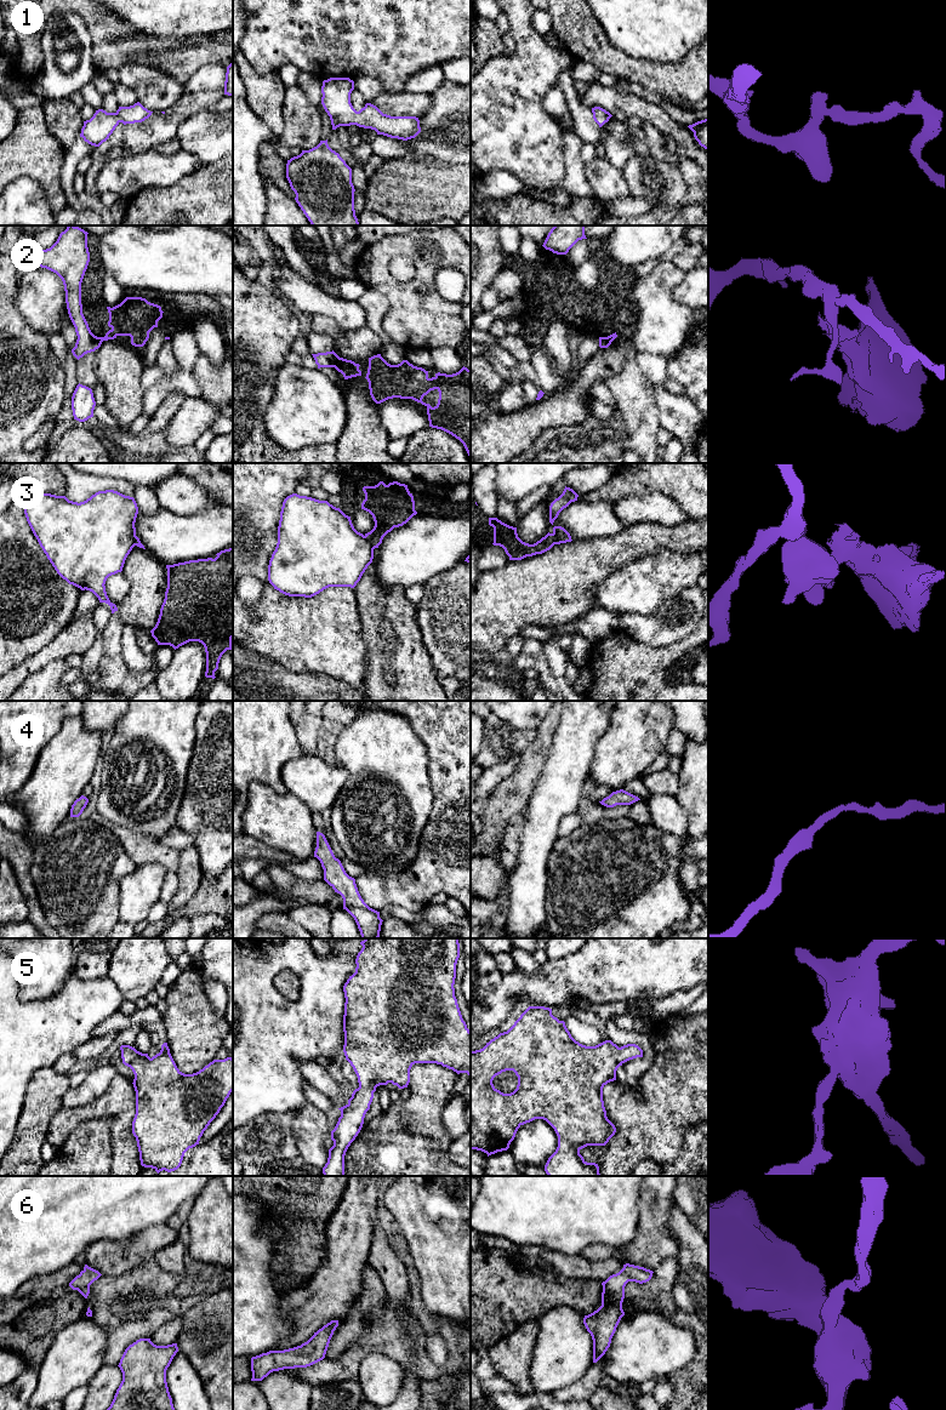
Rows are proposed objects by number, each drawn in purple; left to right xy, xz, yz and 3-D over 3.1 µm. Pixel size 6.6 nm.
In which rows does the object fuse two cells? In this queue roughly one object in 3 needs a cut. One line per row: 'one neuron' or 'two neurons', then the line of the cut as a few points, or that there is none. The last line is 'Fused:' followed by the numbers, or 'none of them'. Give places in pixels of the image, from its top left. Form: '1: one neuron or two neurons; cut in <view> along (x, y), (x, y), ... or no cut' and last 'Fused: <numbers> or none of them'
1: one neuron; no cut
2: two neurons; cut in xz along (340, 358), (332, 366)
3: two neurons; cut in xz along (364, 536), (374, 548)
4: one neuron; no cut
5: one neuron; no cut
6: one neuron; no cut
Fused: 2, 3

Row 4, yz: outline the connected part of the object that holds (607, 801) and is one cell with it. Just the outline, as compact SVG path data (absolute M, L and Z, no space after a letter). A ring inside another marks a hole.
M620 789L620 790L612 792L609 797L604 798L599 803L606 807L614 807L616 805L631 805L638 800L640 800L638 797L623 789Z

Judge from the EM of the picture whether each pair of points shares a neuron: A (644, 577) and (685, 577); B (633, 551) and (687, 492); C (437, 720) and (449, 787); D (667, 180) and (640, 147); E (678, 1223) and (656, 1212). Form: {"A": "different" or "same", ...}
{"A": "same", "B": "different", "C": "same", "D": "different", "E": "different"}

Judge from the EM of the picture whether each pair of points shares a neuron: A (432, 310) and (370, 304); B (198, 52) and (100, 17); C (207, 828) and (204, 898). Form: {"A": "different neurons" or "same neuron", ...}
{"A": "different neurons", "B": "same neuron", "C": "different neurons"}

